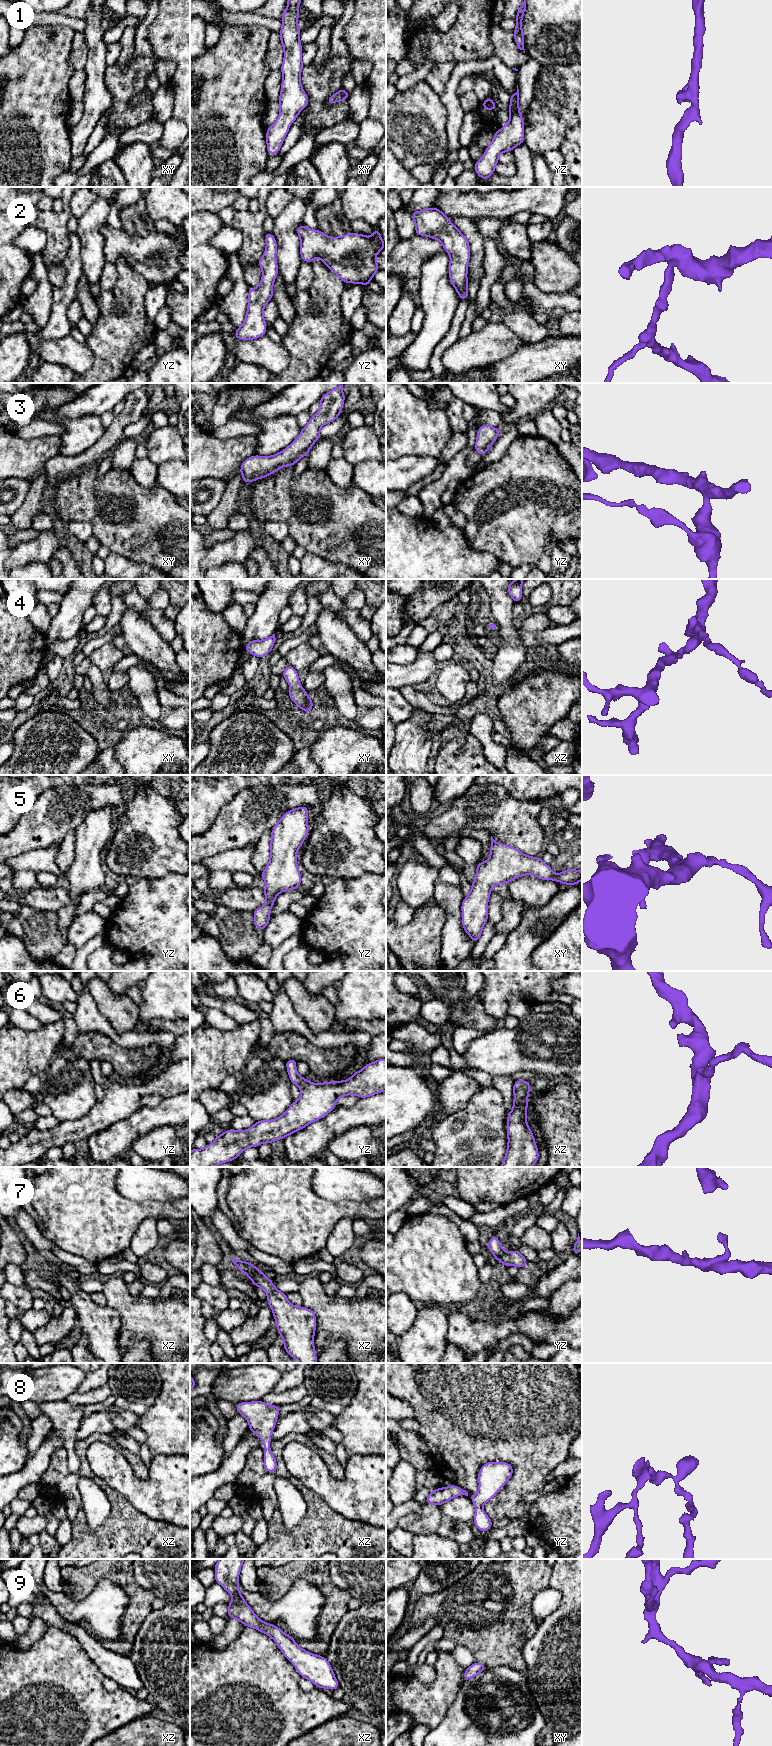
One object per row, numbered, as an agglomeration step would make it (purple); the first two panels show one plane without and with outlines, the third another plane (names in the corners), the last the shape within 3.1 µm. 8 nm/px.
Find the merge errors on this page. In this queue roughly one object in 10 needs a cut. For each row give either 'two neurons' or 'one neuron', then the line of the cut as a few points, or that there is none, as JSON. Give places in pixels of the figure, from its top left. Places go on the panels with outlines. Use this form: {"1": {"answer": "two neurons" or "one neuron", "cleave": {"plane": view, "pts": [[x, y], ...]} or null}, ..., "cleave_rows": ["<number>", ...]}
{"1": {"answer": "one neuron", "cleave": null}, "2": {"answer": "one neuron", "cleave": null}, "3": {"answer": "one neuron", "cleave": null}, "4": {"answer": "one neuron", "cleave": null}, "5": {"answer": "one neuron", "cleave": null}, "6": {"answer": "one neuron", "cleave": null}, "7": {"answer": "one neuron", "cleave": null}, "8": {"answer": "one neuron", "cleave": null}, "9": {"answer": "one neuron", "cleave": null}, "cleave_rows": []}

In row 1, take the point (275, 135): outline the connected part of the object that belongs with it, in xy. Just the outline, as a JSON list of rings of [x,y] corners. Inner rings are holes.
[[[288,0],[287,9],[281,20],[282,28],[279,32],[284,60],[280,68],[283,79],[278,103],[280,113],[277,120],[266,131],[267,152],[269,155],[277,154],[284,138],[289,132],[289,125],[296,120],[301,110],[309,102],[307,94],[300,82],[303,69],[302,44],[299,35],[302,30],[298,27],[298,7],[301,0]]]

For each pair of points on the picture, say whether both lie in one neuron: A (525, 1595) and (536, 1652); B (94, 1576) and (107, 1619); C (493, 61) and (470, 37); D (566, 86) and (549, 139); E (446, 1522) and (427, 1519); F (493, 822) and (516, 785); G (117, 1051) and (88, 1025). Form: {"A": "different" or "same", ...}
{"A": "different", "B": "different", "C": "different", "D": "same", "E": "different", "F": "different", "G": "different"}

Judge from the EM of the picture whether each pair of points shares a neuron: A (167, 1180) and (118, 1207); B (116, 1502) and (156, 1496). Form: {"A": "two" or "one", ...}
{"A": "two", "B": "two"}

